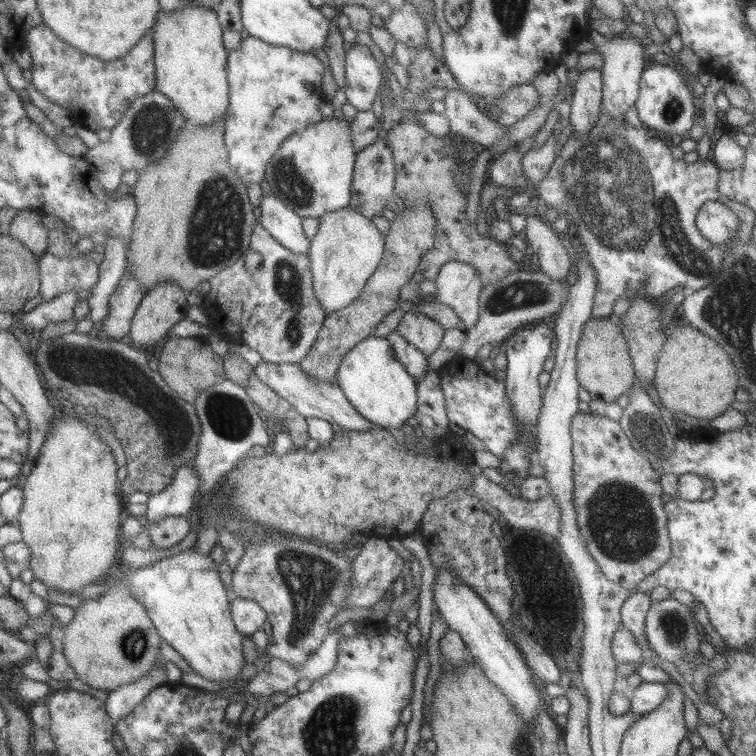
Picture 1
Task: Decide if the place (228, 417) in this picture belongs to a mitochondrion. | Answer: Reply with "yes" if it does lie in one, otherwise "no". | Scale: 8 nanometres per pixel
yes

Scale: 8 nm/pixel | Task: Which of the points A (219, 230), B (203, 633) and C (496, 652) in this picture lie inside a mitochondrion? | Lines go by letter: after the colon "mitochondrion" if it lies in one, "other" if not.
A: mitochondrion
B: other
C: other

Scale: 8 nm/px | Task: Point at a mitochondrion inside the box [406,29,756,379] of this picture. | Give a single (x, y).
(607, 187)

